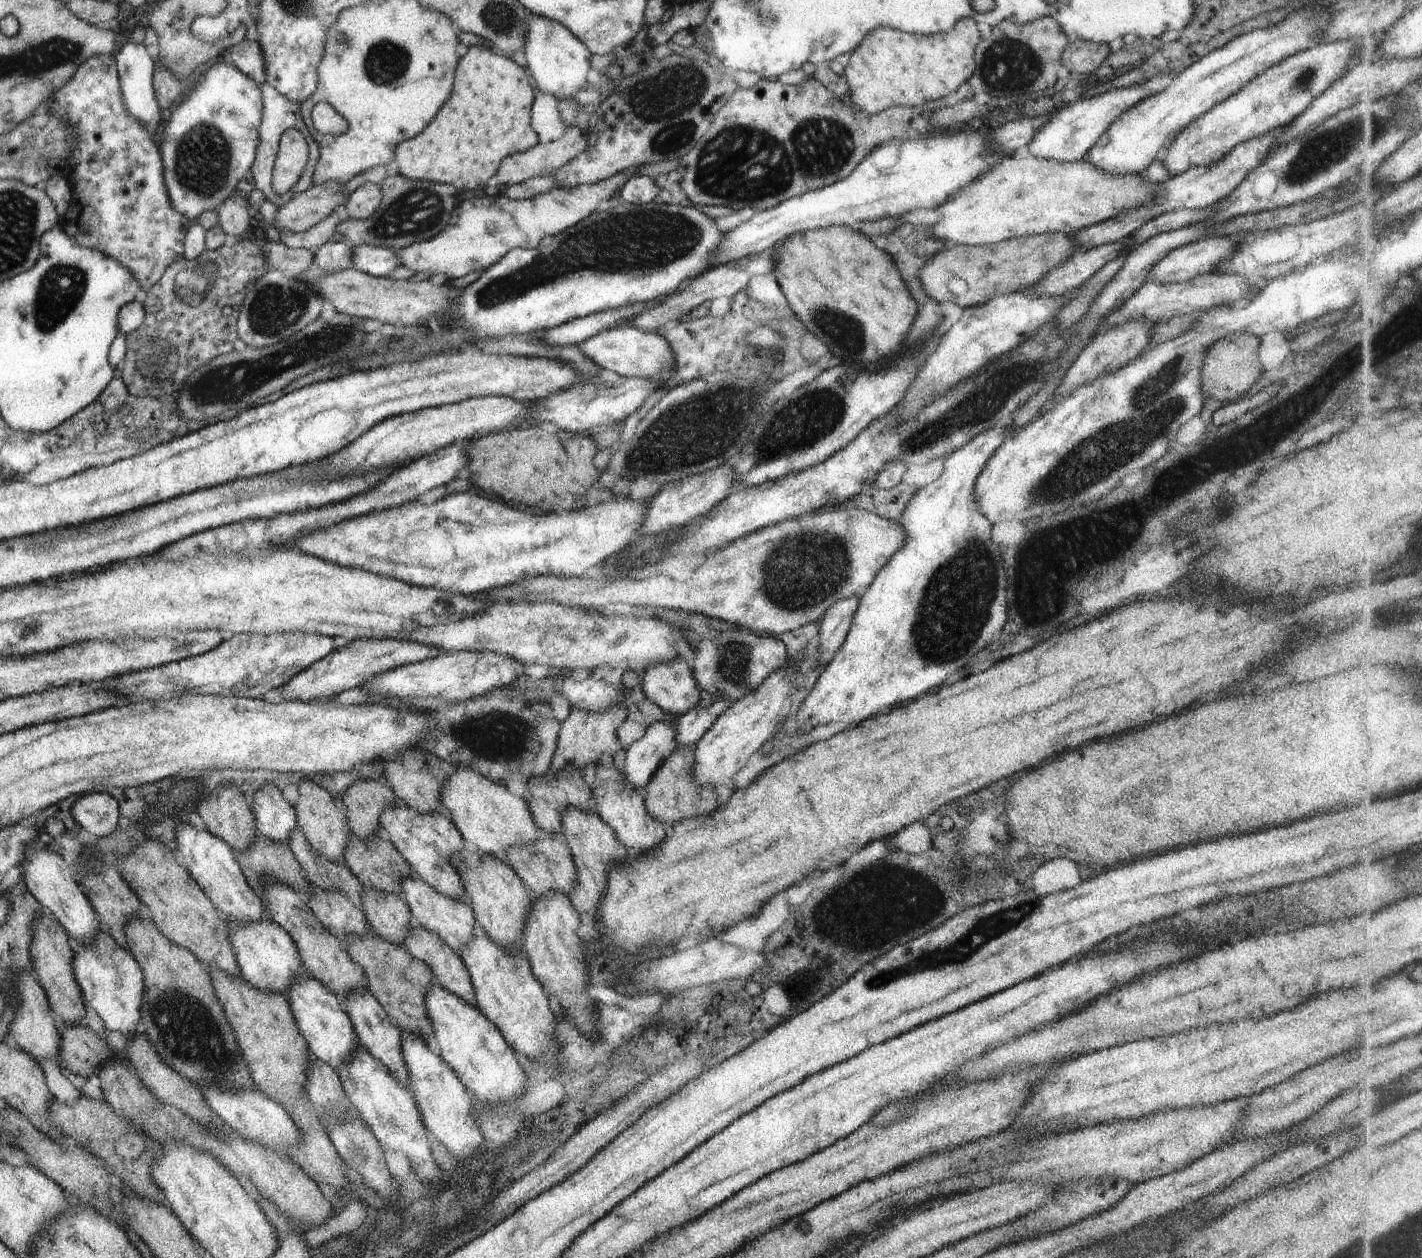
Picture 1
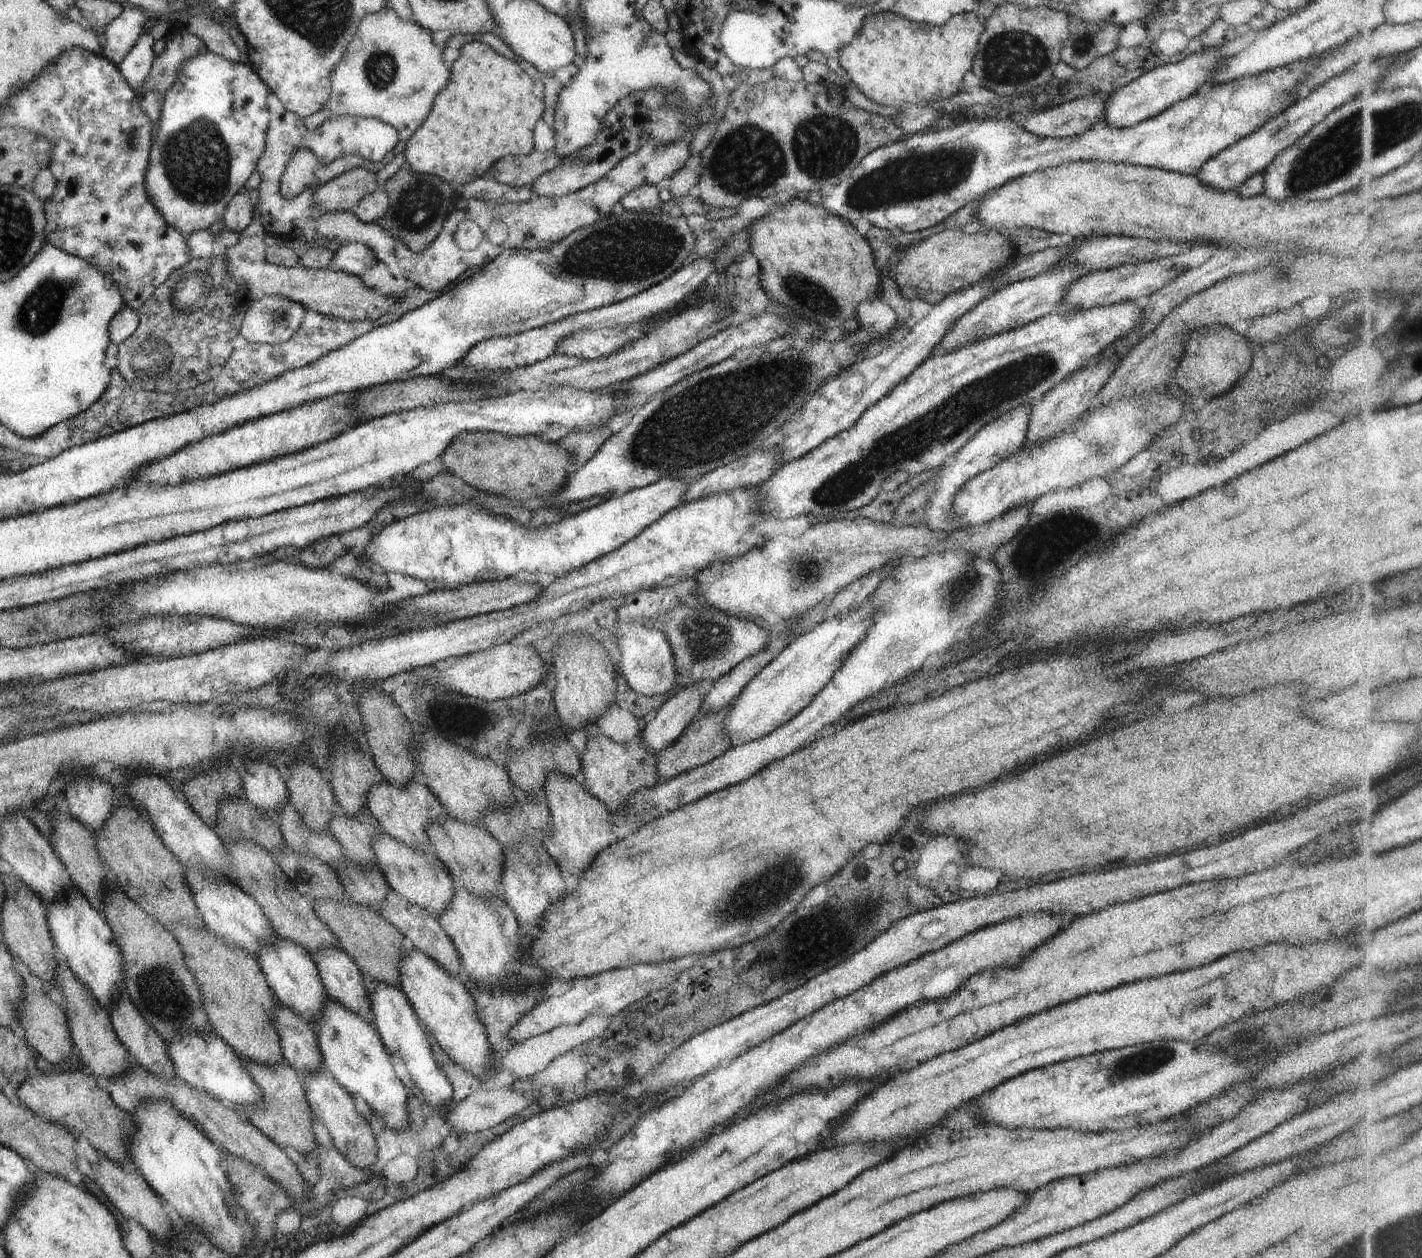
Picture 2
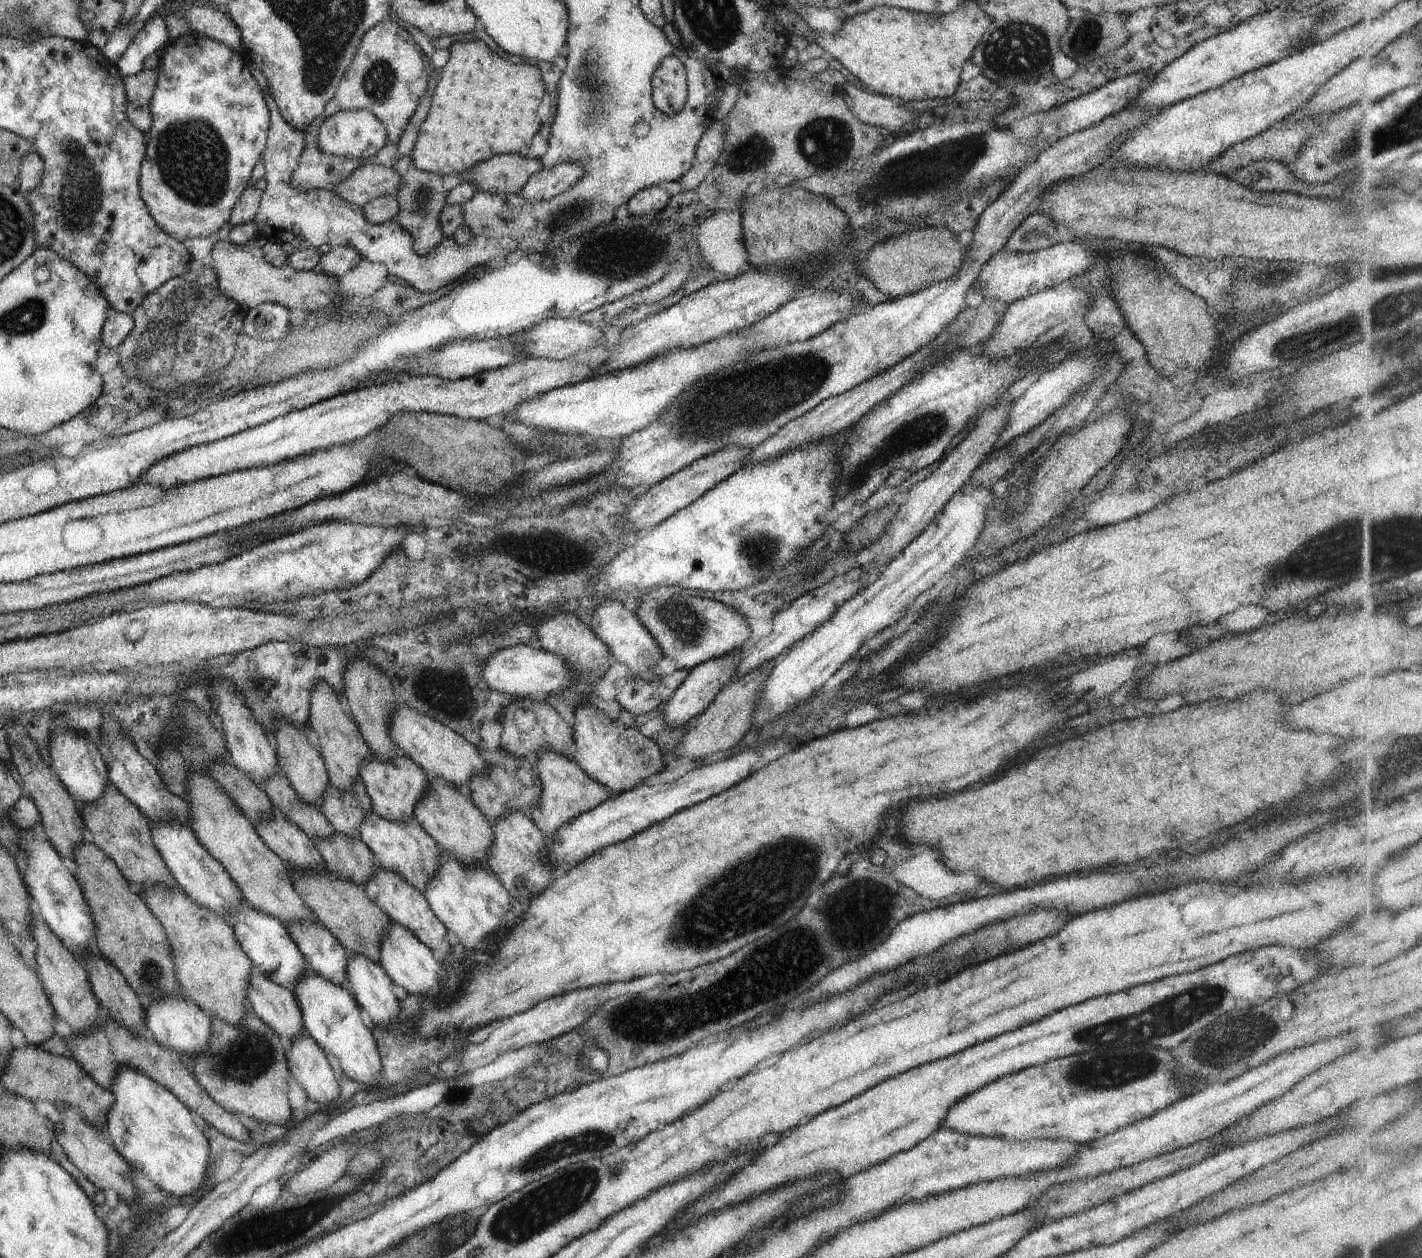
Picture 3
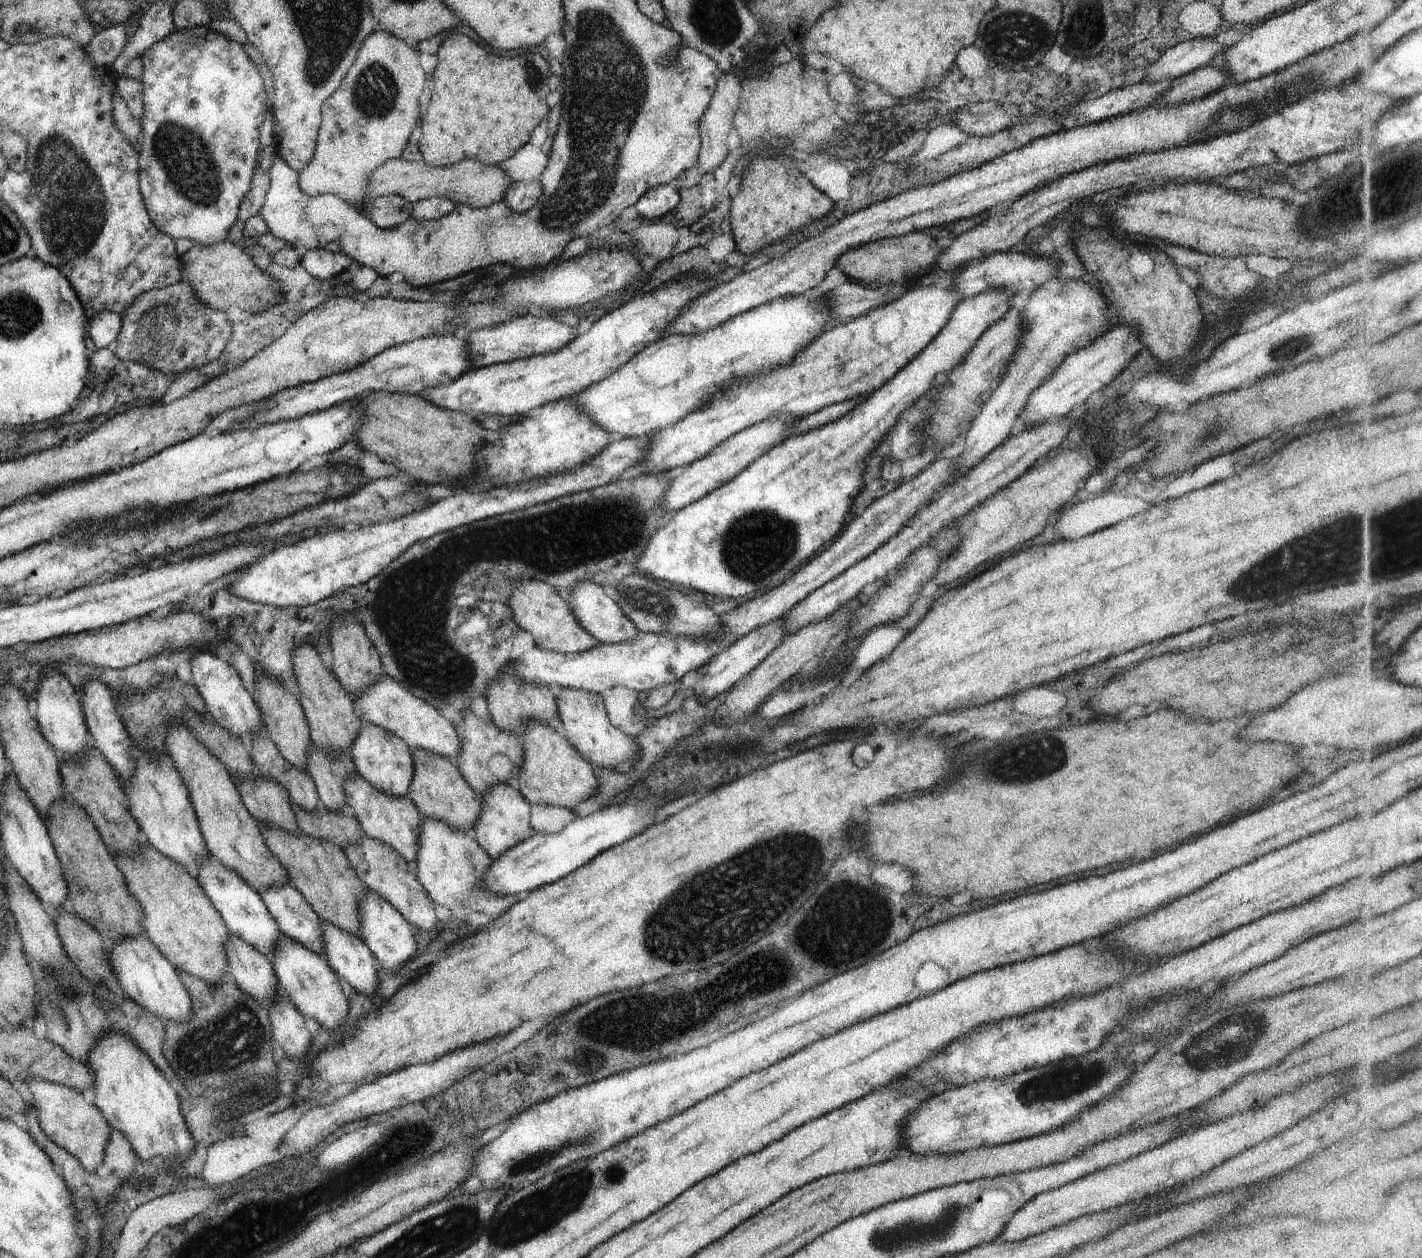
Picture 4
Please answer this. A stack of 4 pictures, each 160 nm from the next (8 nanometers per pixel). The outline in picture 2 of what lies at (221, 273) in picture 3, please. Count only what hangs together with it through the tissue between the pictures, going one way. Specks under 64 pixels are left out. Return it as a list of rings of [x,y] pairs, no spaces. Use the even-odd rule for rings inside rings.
[[[252,189],[248,193],[250,201],[255,206],[254,218],[240,232],[239,241],[231,248],[224,249],[222,253],[227,261],[228,274],[247,289],[248,301],[278,295],[301,304],[306,310],[326,314],[328,318],[344,318],[350,321],[377,319],[395,305],[395,299],[392,295],[383,295],[379,291],[370,290],[357,276],[342,271],[333,271],[331,268],[314,270],[306,268],[302,264],[295,267],[285,267],[268,262],[264,257],[266,245],[263,238],[266,232],[257,213],[258,189]]]

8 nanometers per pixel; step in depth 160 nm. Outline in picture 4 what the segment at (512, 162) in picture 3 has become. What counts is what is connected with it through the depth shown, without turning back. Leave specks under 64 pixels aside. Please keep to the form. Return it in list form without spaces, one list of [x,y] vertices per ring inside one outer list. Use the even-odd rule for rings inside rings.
[[[390,159],[379,166],[371,174],[366,187],[366,200],[372,202],[376,197],[384,195],[400,195],[410,202],[442,197],[454,204],[463,204],[473,209],[489,207],[500,202],[507,186],[512,182],[497,165],[485,165],[478,159],[464,159],[453,165],[435,167],[424,160]]]

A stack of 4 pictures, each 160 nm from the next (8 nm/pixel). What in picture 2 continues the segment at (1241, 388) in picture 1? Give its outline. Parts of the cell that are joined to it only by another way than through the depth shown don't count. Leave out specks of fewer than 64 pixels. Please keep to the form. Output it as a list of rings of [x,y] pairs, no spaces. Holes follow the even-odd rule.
[[[1222,325],[1198,327],[1189,332],[1173,380],[1193,397],[1208,400],[1224,394],[1228,389],[1232,389],[1234,384],[1238,384],[1238,378],[1242,378],[1248,372],[1252,362],[1252,347],[1244,335],[1240,335],[1231,327]]]

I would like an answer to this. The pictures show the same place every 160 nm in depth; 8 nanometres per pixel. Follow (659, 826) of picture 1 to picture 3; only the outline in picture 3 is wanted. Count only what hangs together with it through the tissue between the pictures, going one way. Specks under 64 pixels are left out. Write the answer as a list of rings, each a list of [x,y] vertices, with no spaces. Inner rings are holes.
[[[582,703],[573,707],[573,710],[572,730],[576,751],[572,760],[608,791],[630,791],[645,778],[664,769],[659,746],[650,737],[642,735],[638,729],[615,725],[603,710],[590,703]]]

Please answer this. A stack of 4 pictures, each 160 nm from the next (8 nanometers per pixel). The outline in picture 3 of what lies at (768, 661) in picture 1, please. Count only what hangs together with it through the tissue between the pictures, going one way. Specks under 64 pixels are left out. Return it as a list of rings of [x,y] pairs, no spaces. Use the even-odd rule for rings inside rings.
[[[652,591],[640,592],[640,604],[635,610],[639,621],[659,644],[664,656],[676,662],[678,669],[692,670],[710,659],[723,657],[734,649],[746,647],[751,630],[748,621],[735,609],[714,599],[690,595],[655,596]]]

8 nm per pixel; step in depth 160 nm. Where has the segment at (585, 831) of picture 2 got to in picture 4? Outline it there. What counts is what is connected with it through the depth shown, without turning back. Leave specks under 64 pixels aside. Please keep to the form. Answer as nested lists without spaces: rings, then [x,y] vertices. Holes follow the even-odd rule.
[[[532,719],[523,724],[523,761],[515,786],[532,805],[542,807],[574,807],[590,798],[597,788],[594,766],[570,745],[569,740],[548,723]]]

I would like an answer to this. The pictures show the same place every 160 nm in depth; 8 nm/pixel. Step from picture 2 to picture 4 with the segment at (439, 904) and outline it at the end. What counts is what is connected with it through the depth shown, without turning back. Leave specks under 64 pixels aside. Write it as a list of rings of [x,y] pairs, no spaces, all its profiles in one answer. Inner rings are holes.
[[[359,774],[348,777],[343,784],[346,806],[361,824],[366,835],[374,840],[390,845],[404,860],[414,866],[417,842],[419,841],[419,826],[421,825],[421,812],[406,794],[401,797],[391,797],[384,791],[374,788]]]

